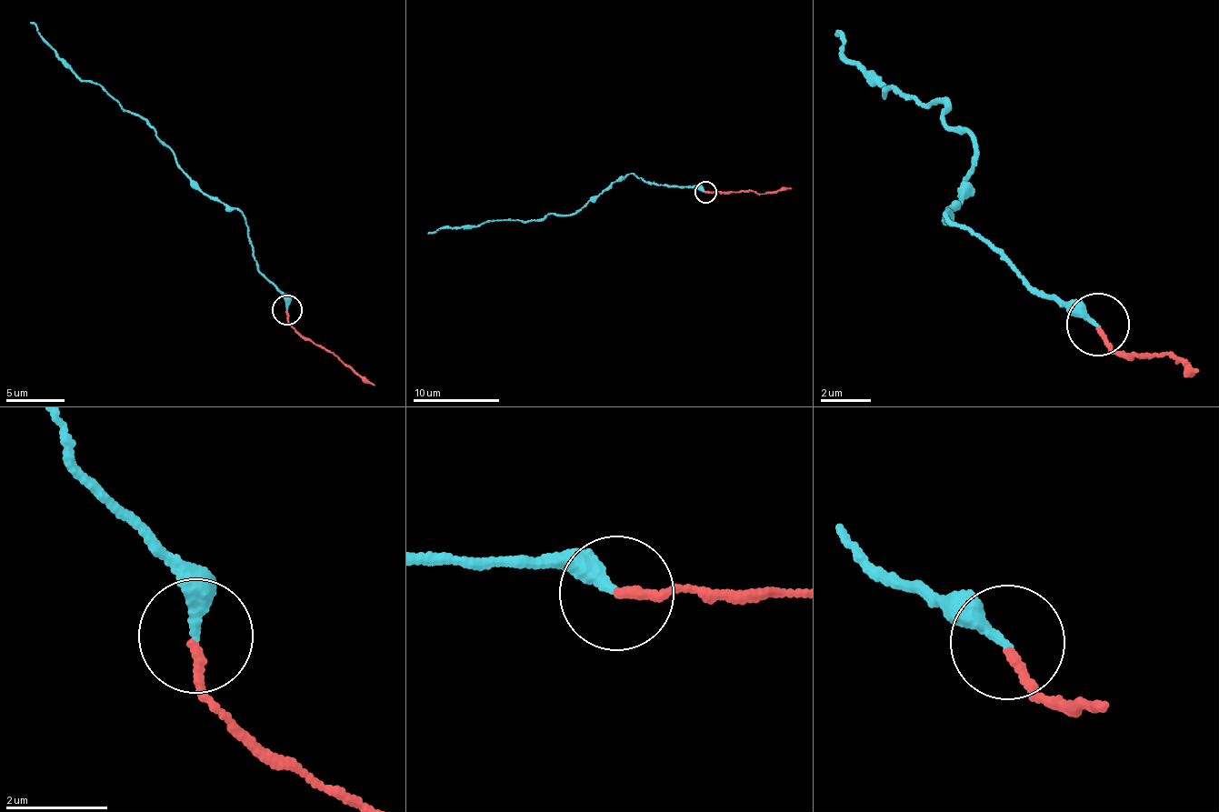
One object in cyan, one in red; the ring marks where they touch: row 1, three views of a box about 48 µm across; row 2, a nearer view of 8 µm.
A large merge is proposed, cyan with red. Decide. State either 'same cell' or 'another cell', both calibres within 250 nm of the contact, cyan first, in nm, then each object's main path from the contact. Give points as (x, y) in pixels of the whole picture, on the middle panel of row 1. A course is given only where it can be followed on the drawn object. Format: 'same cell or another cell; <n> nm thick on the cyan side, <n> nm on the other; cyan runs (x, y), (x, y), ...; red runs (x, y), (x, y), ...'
same cell; 280 nm thick on the cyan side, 170 nm on the other; cyan runs (705, 193), (697, 187), (661, 185), (627, 174), (572, 214), (544, 215), (534, 221), (510, 218), (427, 233); red runs (705, 193), (761, 195), (792, 188)

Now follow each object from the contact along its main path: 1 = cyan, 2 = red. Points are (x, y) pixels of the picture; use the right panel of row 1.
1: (1100, 325), (944, 217), (960, 199), (973, 139), (940, 109), (942, 101), (906, 102), (867, 85), (836, 35)
2: (1100, 325), (1118, 353), (1175, 355), (1198, 371)

